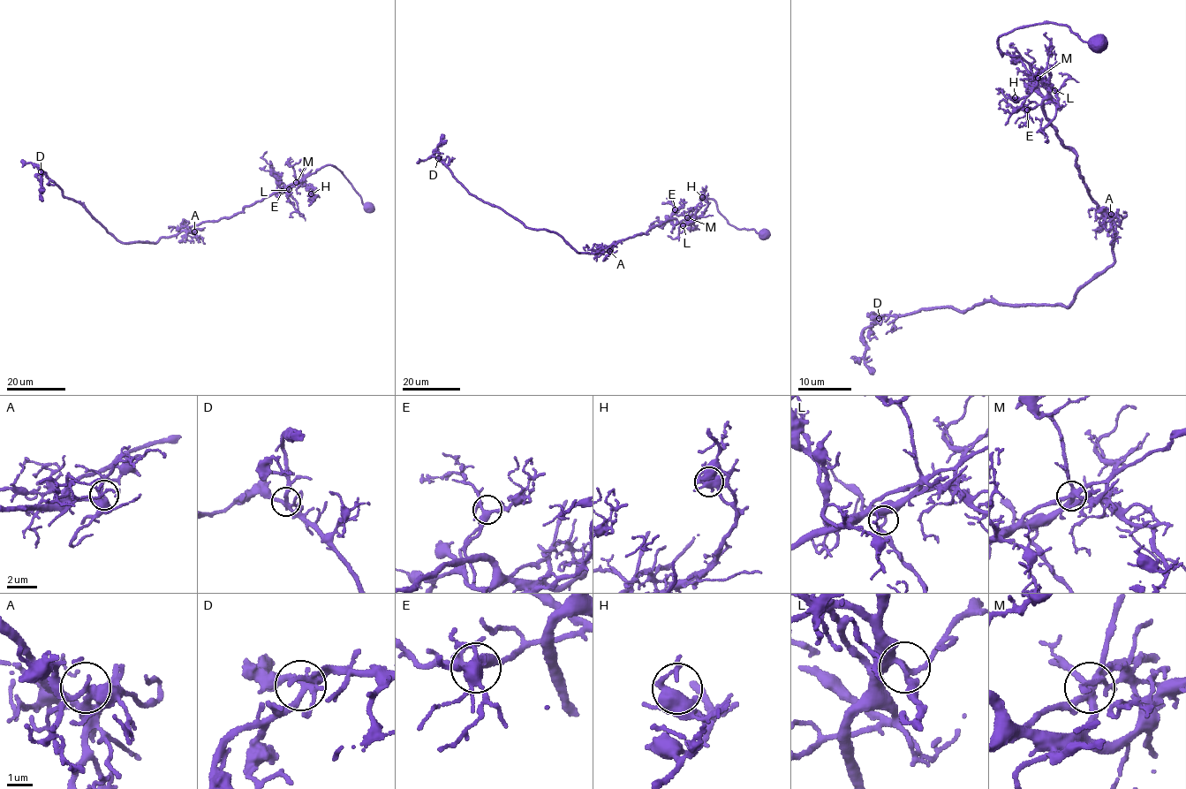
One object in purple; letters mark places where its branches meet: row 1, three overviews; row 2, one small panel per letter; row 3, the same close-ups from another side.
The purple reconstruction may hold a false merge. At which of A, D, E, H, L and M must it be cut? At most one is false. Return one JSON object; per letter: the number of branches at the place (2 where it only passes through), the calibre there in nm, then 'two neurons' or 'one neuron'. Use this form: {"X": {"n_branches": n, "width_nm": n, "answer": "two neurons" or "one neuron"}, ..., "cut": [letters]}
{"A": {"n_branches": 6, "width_nm": 280, "answer": "one neuron"}, "D": {"n_branches": 5, "width_nm": 240, "answer": "one neuron"}, "E": {"n_branches": 6, "width_nm": 300, "answer": "one neuron"}, "H": {"n_branches": 4, "width_nm": 440, "answer": "one neuron"}, "L": {"n_branches": 4, "width_nm": 320, "answer": "one neuron"}, "M": {"n_branches": 8, "width_nm": 320, "answer": "one neuron"}, "cut": []}

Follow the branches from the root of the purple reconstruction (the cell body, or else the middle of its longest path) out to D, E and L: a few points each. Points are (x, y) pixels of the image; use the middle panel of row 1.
D: (762, 235), (728, 223), (706, 198), (679, 223), (577, 253), (556, 233), (527, 227), (477, 198), (438, 158)
E: (762, 235), (728, 223), (712, 199), (703, 199), (698, 210), (679, 223), (671, 218), (675, 209)
L: (762, 235), (728, 223), (714, 201), (708, 198), (700, 201), (700, 208), (683, 225)

